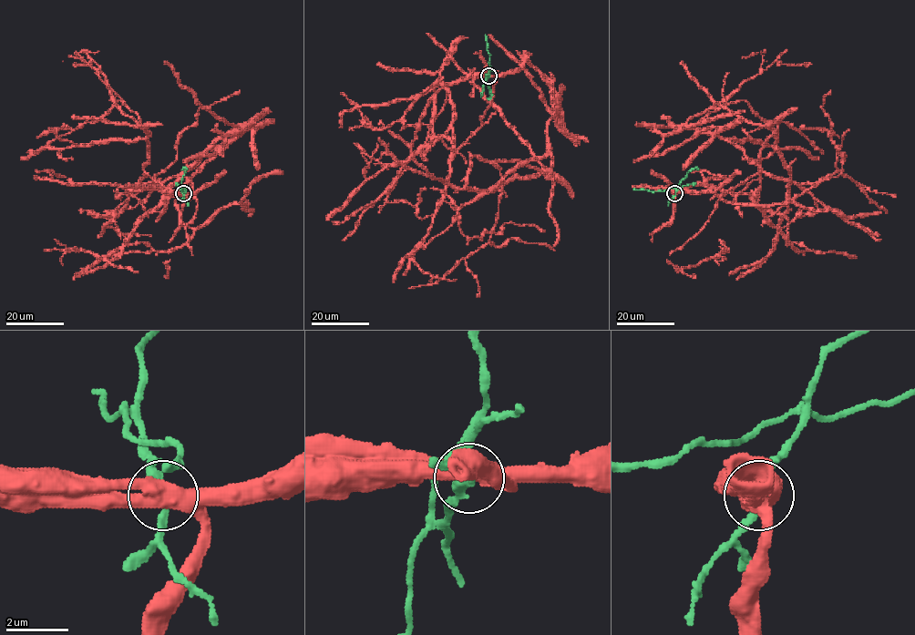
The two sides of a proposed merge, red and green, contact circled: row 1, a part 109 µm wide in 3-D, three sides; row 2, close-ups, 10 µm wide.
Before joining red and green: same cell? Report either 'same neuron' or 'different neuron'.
different neuron

